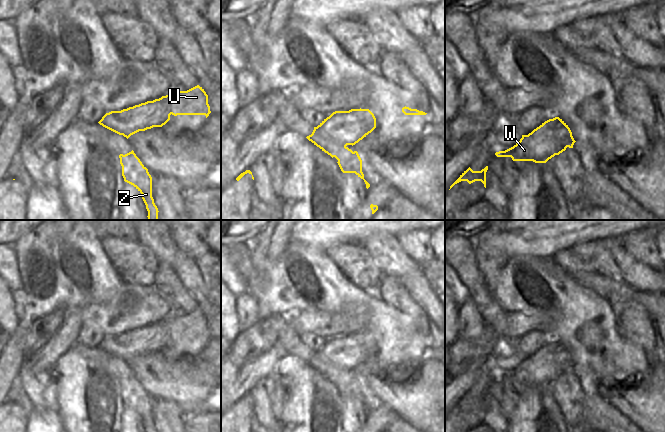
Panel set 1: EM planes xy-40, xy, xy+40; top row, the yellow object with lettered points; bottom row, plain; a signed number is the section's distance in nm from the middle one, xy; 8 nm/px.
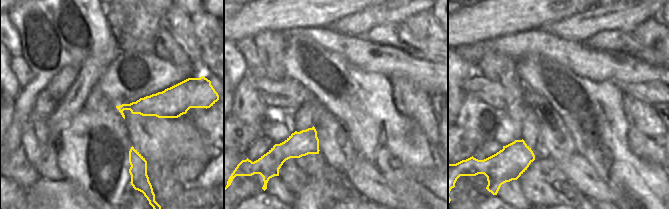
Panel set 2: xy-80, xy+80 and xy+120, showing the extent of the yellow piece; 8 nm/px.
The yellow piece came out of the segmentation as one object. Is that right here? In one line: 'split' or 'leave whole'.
leave whole

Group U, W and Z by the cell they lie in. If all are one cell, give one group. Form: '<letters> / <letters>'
U W Z

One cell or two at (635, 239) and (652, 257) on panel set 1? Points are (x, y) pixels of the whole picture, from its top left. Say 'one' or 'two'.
one

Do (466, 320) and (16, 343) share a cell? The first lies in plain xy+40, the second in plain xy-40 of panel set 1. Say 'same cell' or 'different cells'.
different cells

